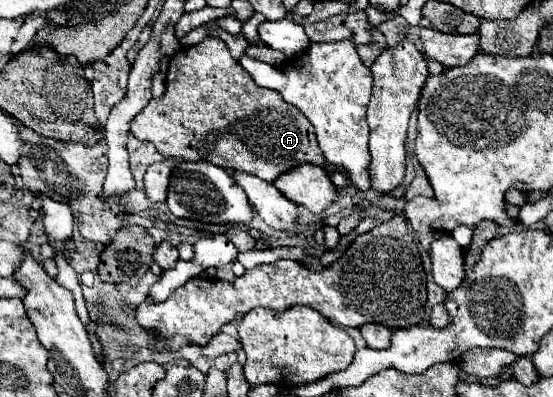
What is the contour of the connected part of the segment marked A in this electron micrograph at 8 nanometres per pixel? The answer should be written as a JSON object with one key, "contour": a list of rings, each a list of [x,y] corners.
{"contour":[[[206,37],[206,41],[194,47],[182,47],[172,59],[166,73],[166,91],[160,99],[152,99],[132,121],[130,131],[140,141],[156,145],[162,157],[180,157],[184,161],[210,161],[222,169],[242,171],[256,175],[268,183],[278,175],[294,169],[300,163],[328,165],[316,141],[312,123],[290,103],[282,99],[278,91],[260,87],[246,69],[234,61],[224,41]]]}

